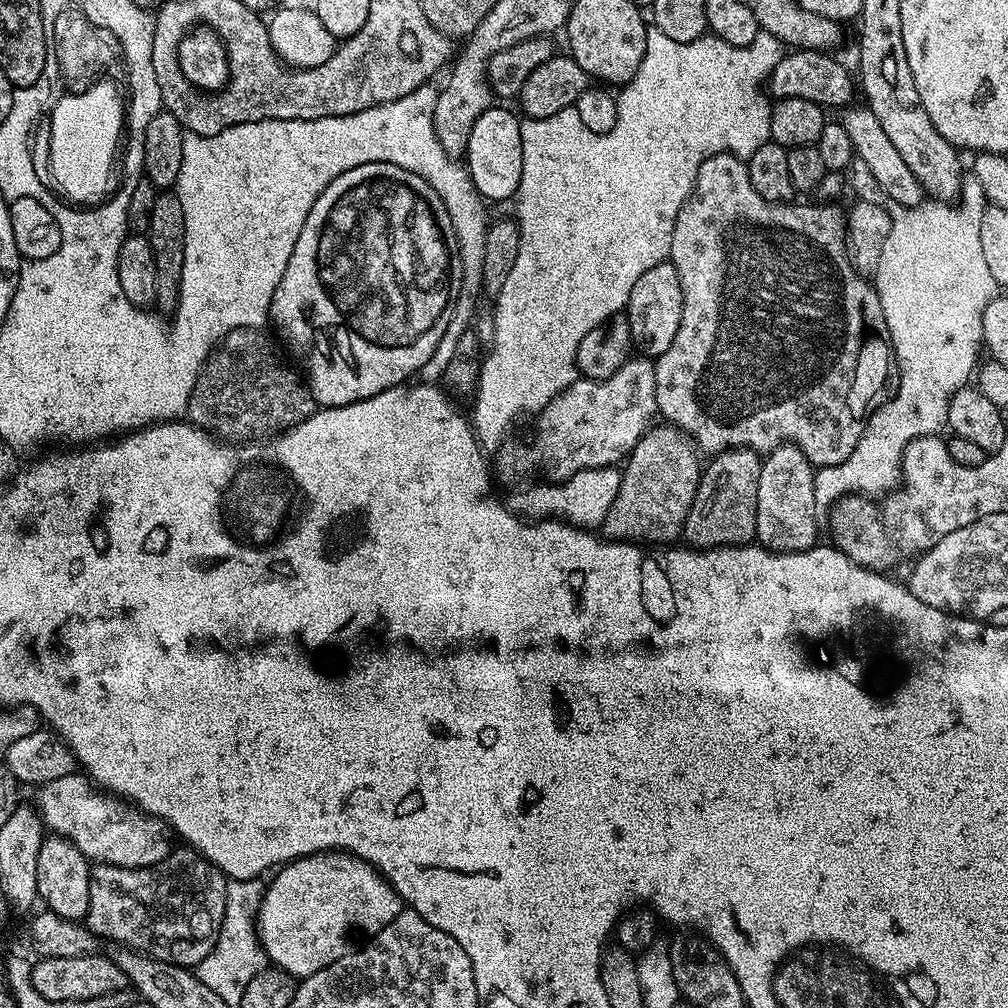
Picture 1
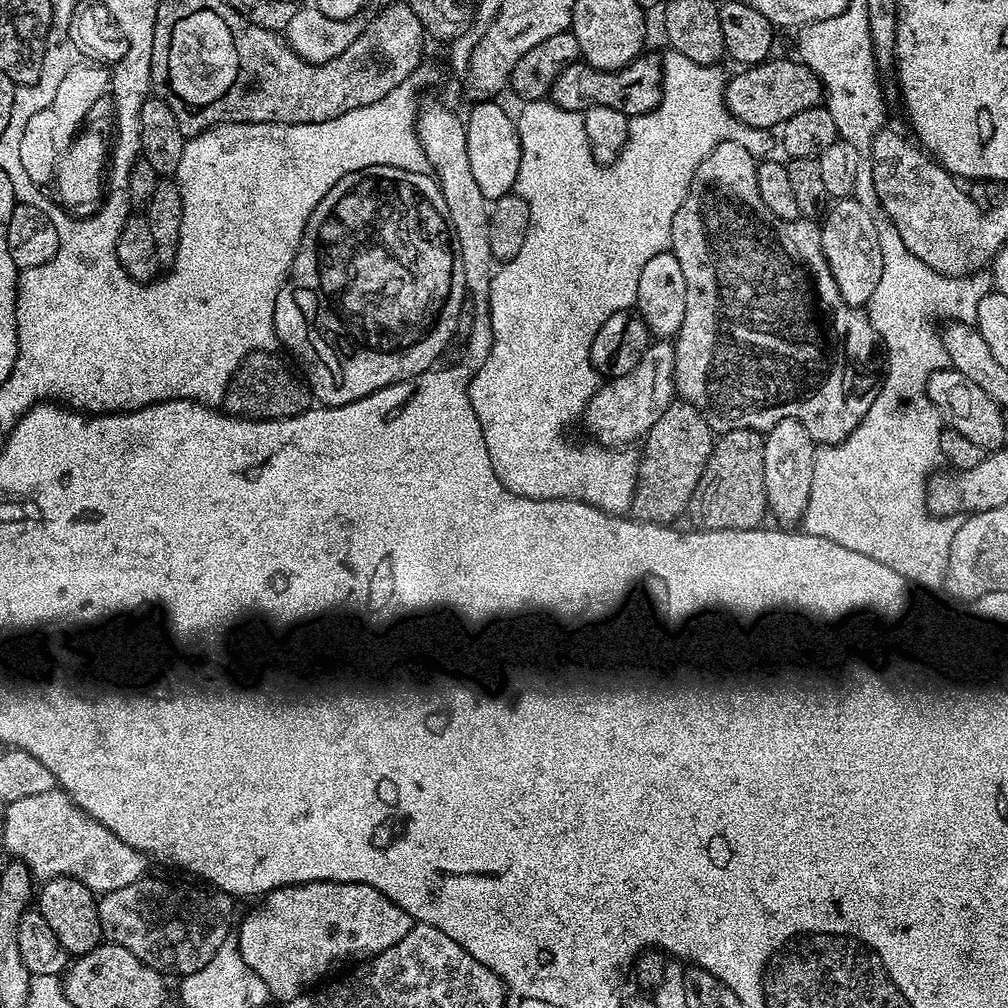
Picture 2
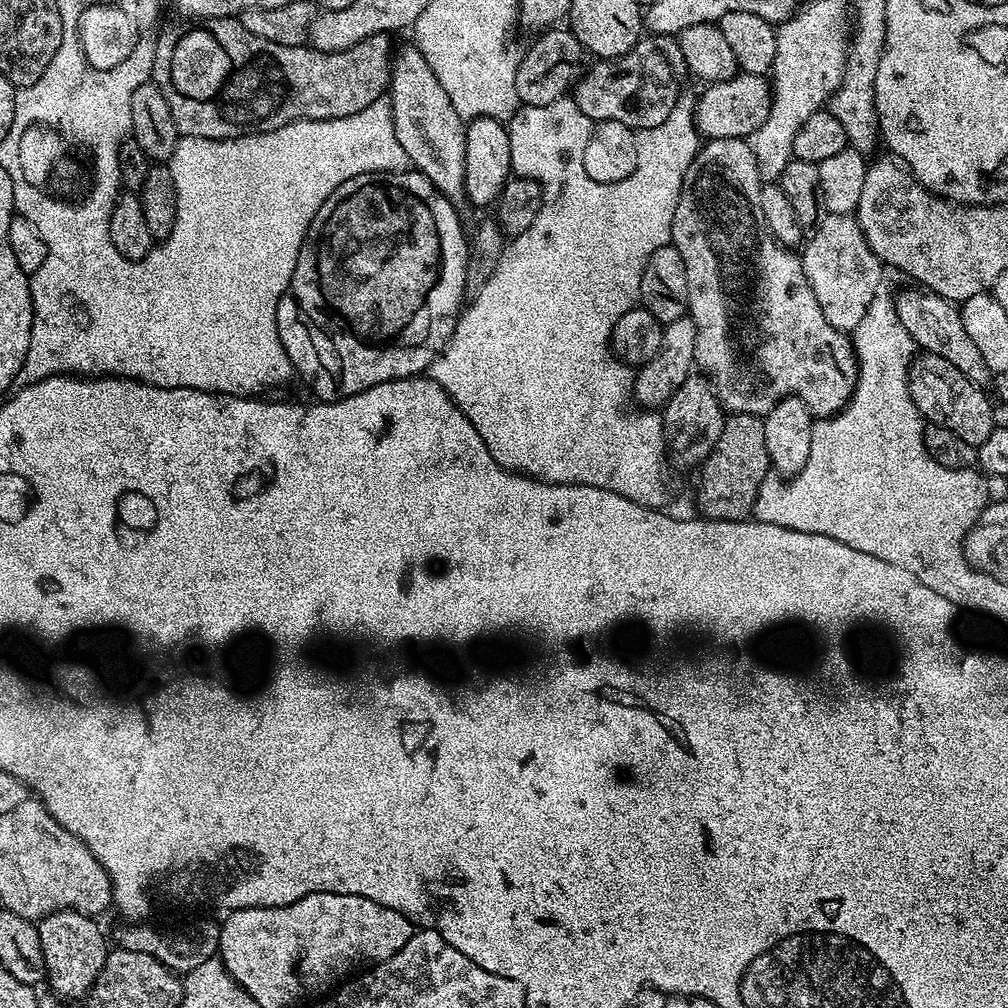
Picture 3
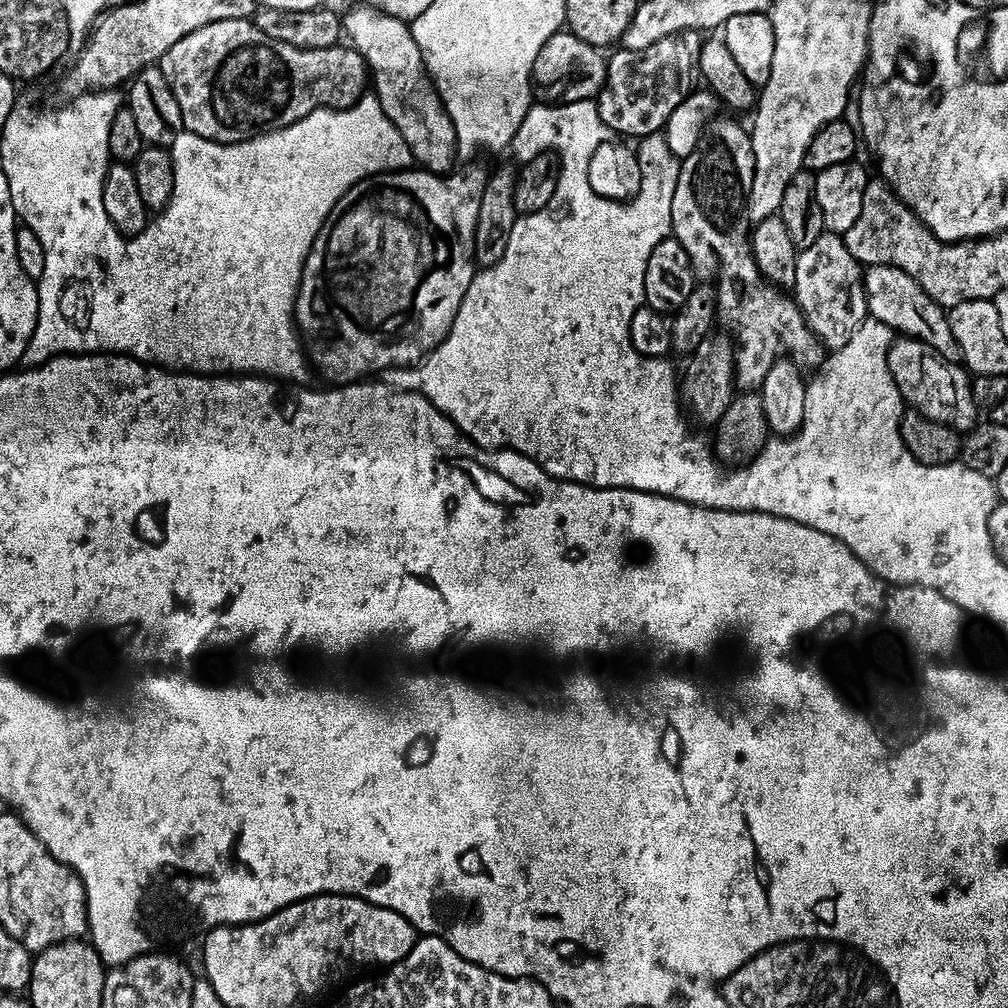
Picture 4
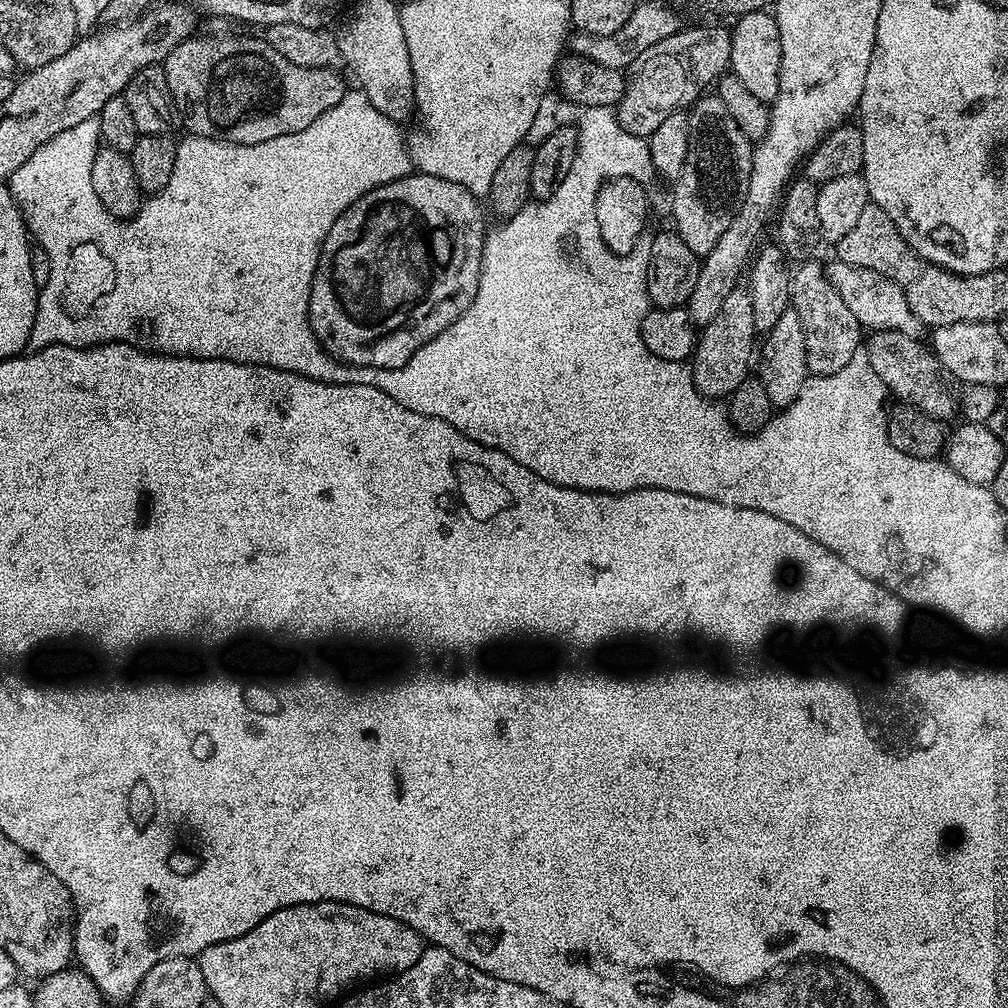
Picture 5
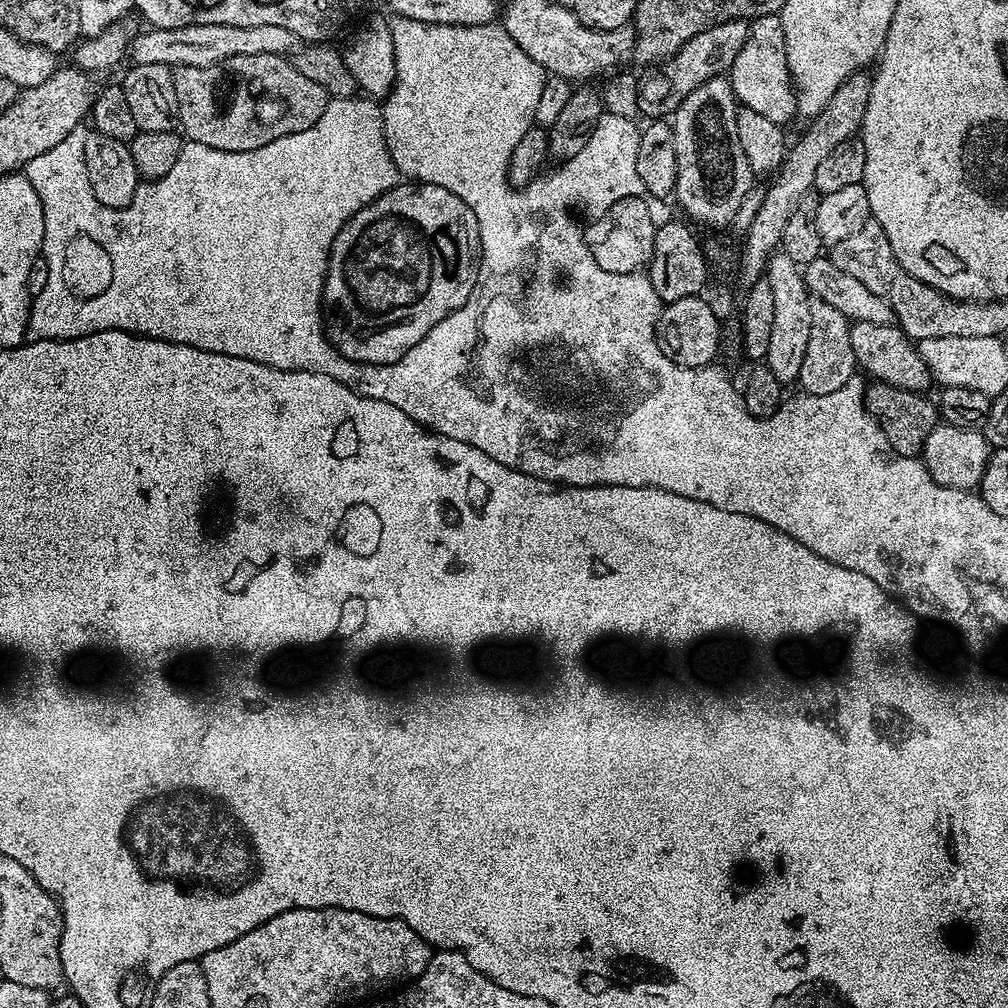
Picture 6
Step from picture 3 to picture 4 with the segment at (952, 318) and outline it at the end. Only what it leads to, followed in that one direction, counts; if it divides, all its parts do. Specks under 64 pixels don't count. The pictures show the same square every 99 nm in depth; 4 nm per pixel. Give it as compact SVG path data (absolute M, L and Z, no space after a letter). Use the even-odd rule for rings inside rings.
M869 264L863 269L864 297L868 303L868 316L873 320L890 326L893 333L904 338L921 340L929 344L938 354L947 360L960 360L960 351L954 342L954 334L950 330L950 322L945 309L941 308L910 274L885 264Z

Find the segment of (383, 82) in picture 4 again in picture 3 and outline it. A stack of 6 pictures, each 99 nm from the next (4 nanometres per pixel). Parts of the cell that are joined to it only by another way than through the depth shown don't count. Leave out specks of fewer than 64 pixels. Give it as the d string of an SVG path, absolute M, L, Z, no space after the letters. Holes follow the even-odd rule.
M414 46L395 53L392 61L392 83L390 85L392 121L406 150L408 163L421 172L451 204L465 203L466 162L468 161L468 129L465 120L454 110L450 94L442 90L430 62Z

